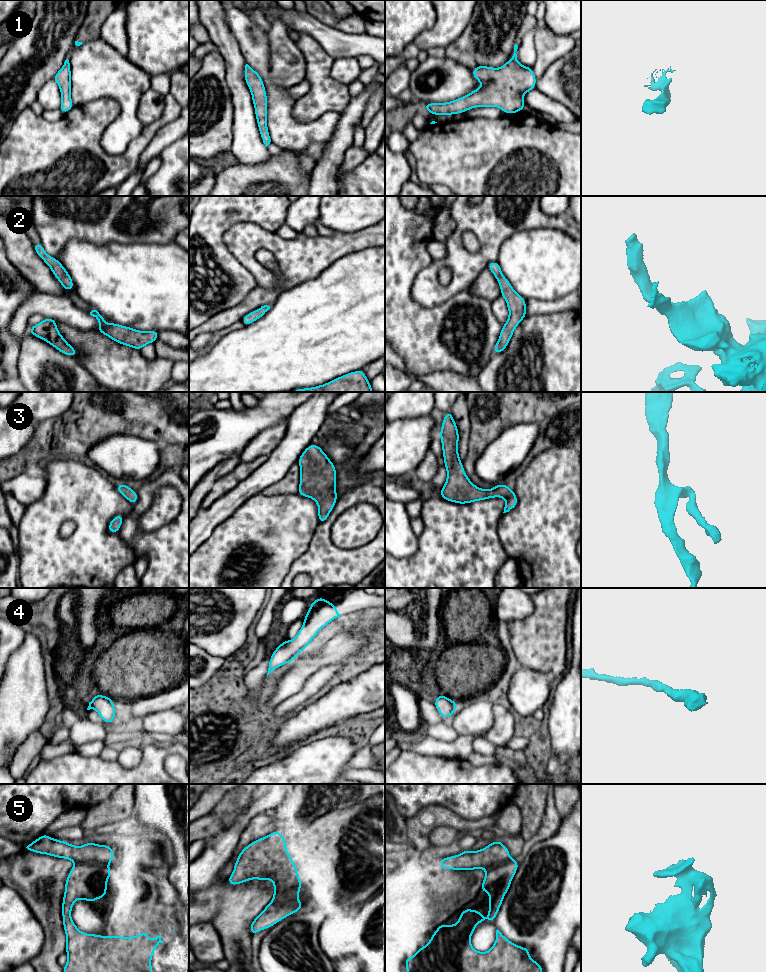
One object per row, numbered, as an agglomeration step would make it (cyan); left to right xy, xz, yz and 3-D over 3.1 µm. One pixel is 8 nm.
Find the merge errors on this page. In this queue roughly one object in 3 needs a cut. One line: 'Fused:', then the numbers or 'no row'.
Fused: no row

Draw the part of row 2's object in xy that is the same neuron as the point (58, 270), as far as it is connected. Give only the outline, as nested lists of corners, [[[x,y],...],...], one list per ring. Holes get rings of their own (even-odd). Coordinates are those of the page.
[[[41,242],[33,244],[36,254],[50,267],[53,275],[58,279],[66,291],[72,291],[74,284],[72,278],[57,258],[53,258],[46,253]]]

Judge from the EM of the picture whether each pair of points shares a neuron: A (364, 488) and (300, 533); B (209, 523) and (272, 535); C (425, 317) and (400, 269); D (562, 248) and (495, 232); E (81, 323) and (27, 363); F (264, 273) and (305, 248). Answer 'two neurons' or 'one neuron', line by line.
A: two neurons
B: two neurons
C: one neuron
D: two neurons
E: two neurons
F: one neuron

